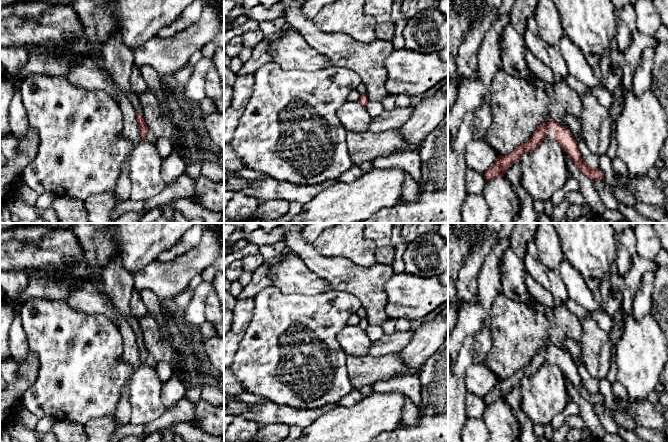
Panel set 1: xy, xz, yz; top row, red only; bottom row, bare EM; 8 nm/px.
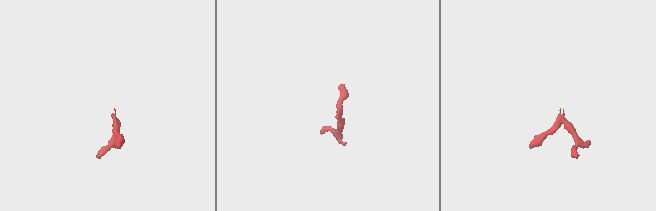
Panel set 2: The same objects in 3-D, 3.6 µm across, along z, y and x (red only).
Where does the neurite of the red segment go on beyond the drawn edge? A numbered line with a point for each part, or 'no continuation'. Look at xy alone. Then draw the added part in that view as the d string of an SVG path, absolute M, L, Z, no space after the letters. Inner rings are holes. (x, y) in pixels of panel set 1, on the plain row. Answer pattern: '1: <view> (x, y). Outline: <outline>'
1: xy (118, 284). Outline: M112 261L104 268L102 282L102 293L112 300L115 308L133 328L136 337L142 338L140 321L131 314L129 307L135 289L132 275L124 269L120 261Z
2: xy (150, 361). Outline: M149 354L149 356L146 359L146 365L155 368L157 365L156 360L154 359L154 357L152 355Z

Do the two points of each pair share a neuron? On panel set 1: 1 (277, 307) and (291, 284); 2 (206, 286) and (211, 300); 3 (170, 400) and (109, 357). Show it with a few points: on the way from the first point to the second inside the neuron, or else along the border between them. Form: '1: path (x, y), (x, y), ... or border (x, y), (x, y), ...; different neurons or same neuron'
1: border (272, 284), (285, 293), (309, 294); different neurons
2: border (213, 293), (205, 300), (205, 317); different neurons
3: border (162, 383), (161, 402), (167, 408); different neurons

